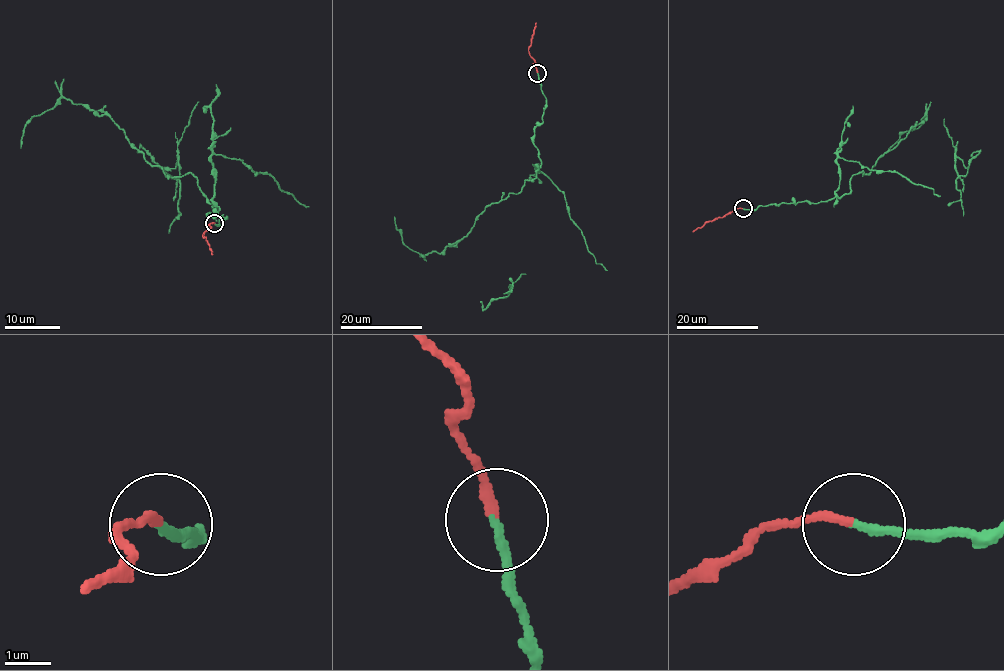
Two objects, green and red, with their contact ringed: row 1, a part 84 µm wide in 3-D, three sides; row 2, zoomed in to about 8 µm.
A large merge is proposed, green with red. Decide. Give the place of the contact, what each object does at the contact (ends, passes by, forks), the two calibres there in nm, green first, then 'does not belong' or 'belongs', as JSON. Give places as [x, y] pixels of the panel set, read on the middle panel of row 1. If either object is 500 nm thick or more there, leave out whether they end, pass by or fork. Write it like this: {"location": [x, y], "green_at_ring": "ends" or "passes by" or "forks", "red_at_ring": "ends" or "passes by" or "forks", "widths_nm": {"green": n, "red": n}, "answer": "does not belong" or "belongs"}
{"location": [537, 73], "green_at_ring": "ends", "red_at_ring": "ends", "widths_nm": {"green": 180, "red": 190}, "answer": "does not belong"}

